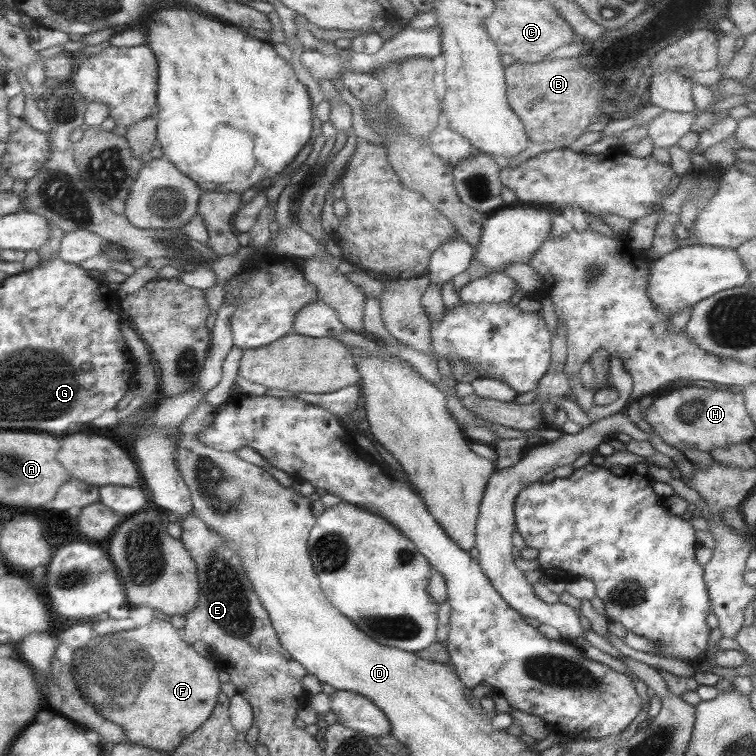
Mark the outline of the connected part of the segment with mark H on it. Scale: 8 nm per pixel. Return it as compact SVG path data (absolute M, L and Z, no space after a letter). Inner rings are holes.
M683 386L680 390L655 397L645 408L642 419L663 444L681 451L693 448L712 452L713 448L750 441L753 434L753 425L743 405L743 395L731 392L730 387Z

